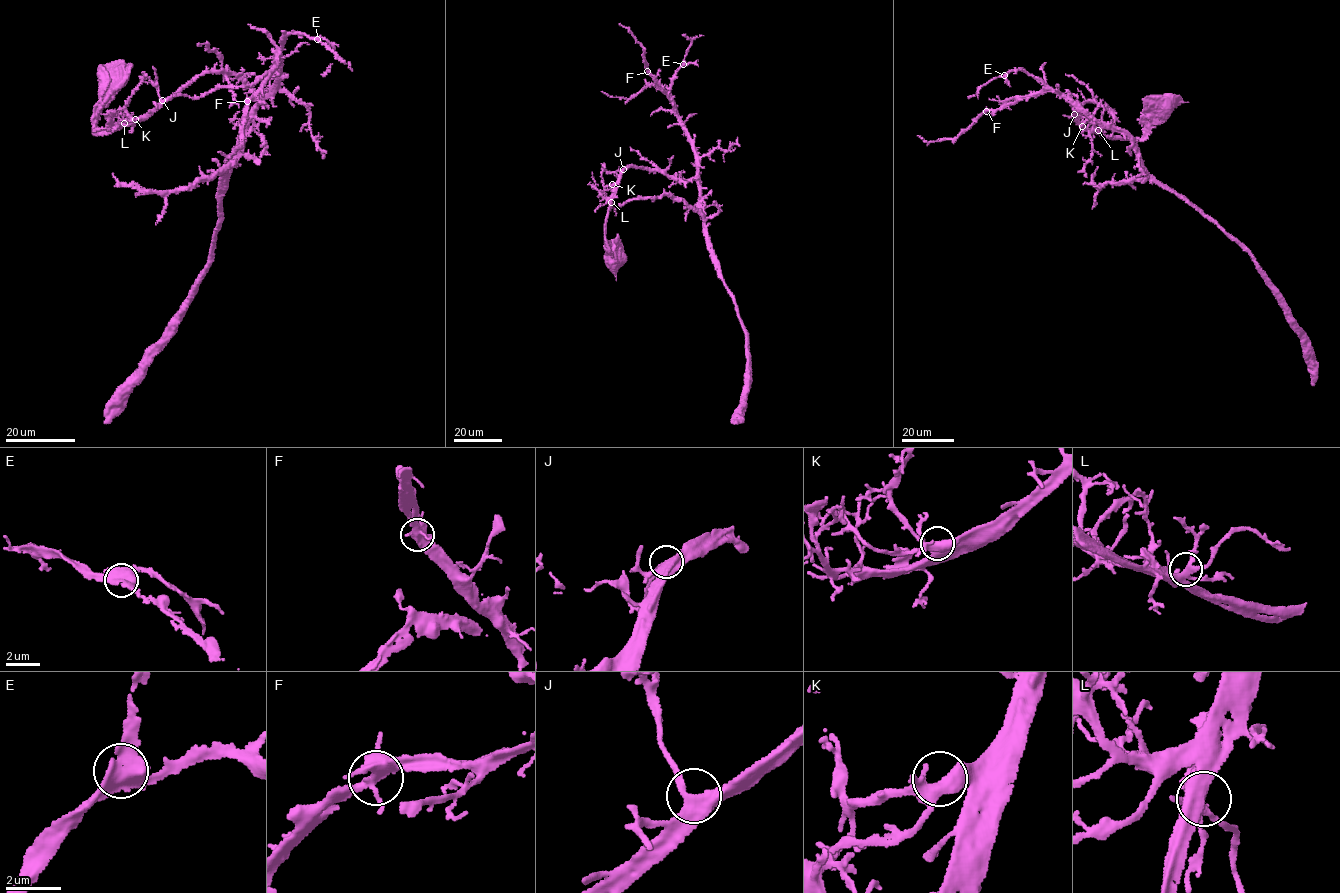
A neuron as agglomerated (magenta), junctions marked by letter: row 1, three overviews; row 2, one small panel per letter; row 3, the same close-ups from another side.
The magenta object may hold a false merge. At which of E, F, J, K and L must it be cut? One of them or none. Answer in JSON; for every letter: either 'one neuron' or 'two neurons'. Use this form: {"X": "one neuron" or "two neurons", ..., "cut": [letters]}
{"E": "one neuron", "F": "one neuron", "J": "one neuron", "K": "one neuron", "L": "one neuron", "cut": []}

